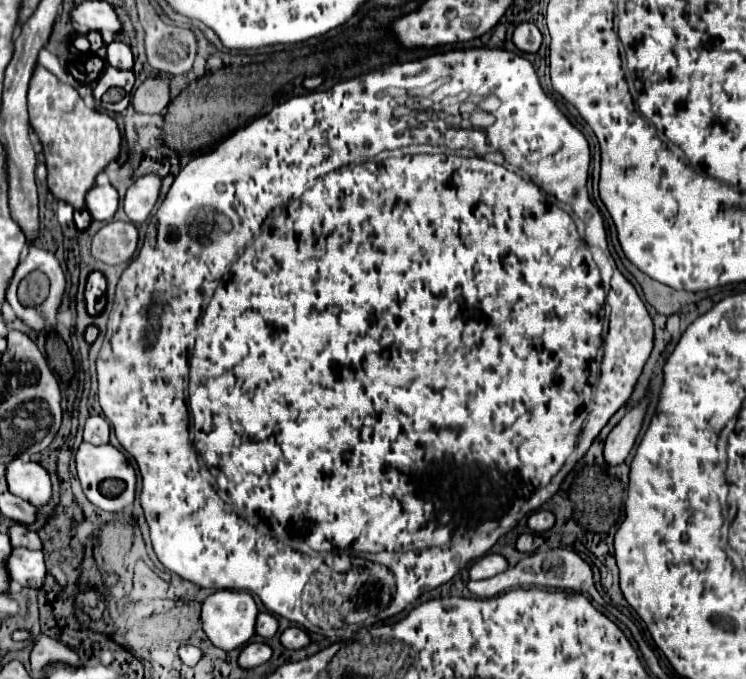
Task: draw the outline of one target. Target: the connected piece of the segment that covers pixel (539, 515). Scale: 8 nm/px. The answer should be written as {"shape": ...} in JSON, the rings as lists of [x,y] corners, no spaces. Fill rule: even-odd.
{"shape":[[[538,510],[538,512],[534,512],[534,514],[528,518],[528,528],[530,528],[532,532],[546,532],[546,530],[550,530],[550,528],[554,526],[554,522],[556,522],[556,518],[554,518],[552,512],[548,512],[548,510]]]}

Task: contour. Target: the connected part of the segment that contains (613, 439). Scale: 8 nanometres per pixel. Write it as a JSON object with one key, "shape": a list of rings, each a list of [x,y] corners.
{"shape":[[[646,400],[632,408],[622,420],[620,424],[608,434],[606,438],[606,444],[604,444],[604,460],[608,466],[618,466],[626,460],[626,456],[630,454],[634,442],[636,442],[636,436],[640,432],[640,426],[642,426],[642,418],[644,418],[644,412],[646,412]]]}

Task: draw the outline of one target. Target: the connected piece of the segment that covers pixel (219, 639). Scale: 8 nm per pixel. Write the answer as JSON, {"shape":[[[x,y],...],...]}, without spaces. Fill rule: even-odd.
{"shape":[[[218,590],[218,592],[210,594],[202,604],[202,628],[214,646],[230,652],[238,646],[244,646],[252,638],[256,614],[258,614],[256,602],[248,592]]]}

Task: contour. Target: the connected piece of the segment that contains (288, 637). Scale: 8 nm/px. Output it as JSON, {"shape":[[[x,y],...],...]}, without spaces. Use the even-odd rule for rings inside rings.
{"shape":[[[292,626],[292,628],[288,628],[288,630],[282,632],[280,642],[288,650],[300,650],[300,648],[306,648],[310,644],[310,638],[308,638],[308,634],[302,628]]]}

